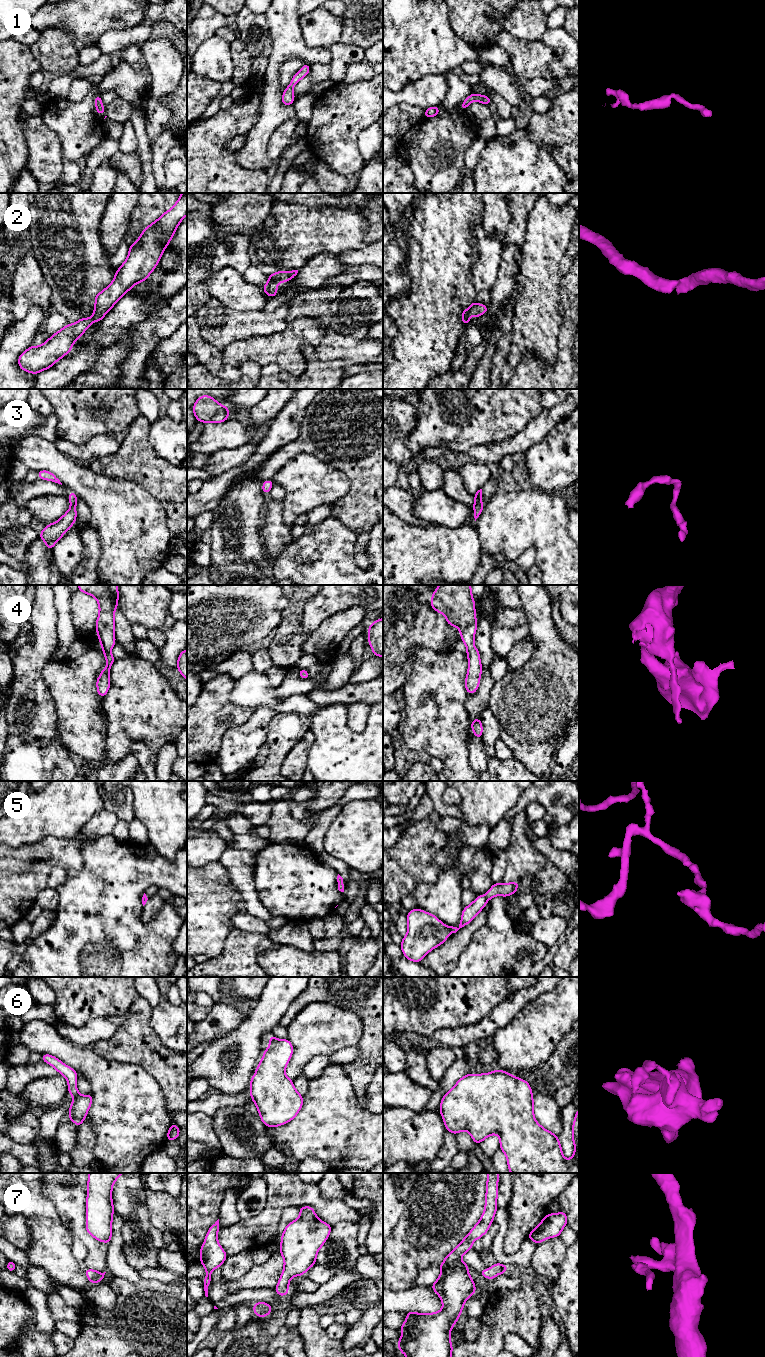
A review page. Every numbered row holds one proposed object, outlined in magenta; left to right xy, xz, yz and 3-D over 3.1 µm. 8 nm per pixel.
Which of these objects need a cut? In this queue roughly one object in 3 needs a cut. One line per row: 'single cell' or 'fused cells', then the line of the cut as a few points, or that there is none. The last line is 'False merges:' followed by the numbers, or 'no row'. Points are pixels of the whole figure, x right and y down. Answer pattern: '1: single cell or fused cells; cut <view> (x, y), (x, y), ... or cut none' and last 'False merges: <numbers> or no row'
1: single cell; cut none
2: single cell; cut none
3: single cell; cut none
4: single cell; cut none
5: single cell; cut none
6: fused cells; cut xy (79, 1094), (75, 1098)
7: single cell; cut none
False merges: 6

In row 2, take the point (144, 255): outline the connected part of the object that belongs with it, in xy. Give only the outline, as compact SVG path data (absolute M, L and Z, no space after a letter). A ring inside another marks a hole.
M182 193L173 207L144 228L137 241L130 245L128 257L115 272L114 280L95 295L92 317L82 318L64 326L41 346L30 346L18 357L19 367L36 375L51 368L54 363L69 353L73 343L81 338L94 321L100 322L134 285L147 281L186 215L187 193Z

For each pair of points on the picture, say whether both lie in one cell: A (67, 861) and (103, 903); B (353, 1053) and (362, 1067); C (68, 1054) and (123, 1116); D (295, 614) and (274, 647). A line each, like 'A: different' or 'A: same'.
A: different
B: different
C: same
D: same

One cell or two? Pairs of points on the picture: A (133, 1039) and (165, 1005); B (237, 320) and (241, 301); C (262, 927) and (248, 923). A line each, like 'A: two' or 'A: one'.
A: two
B: two
C: one

